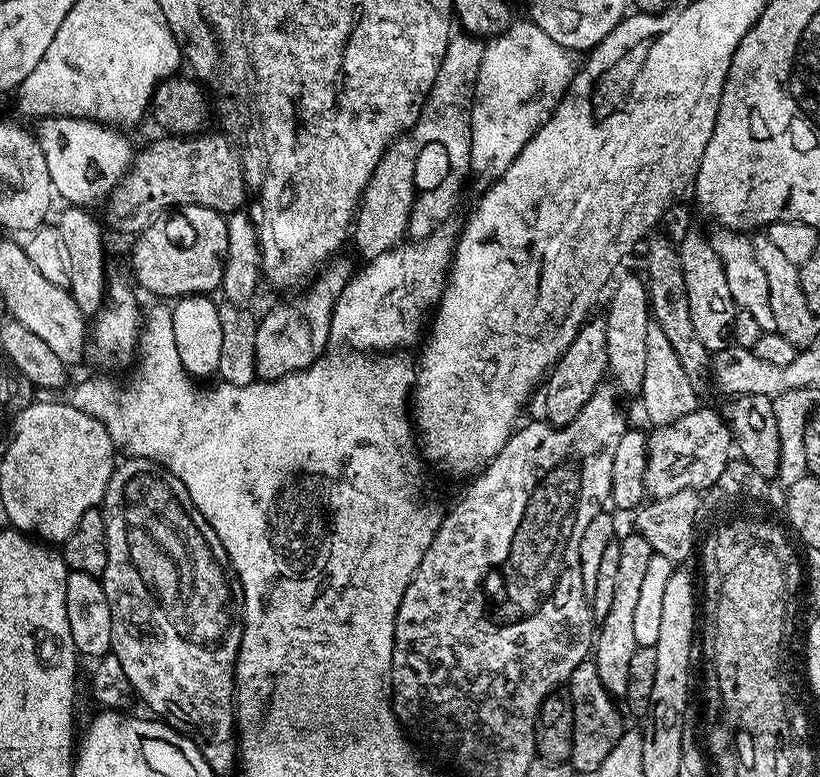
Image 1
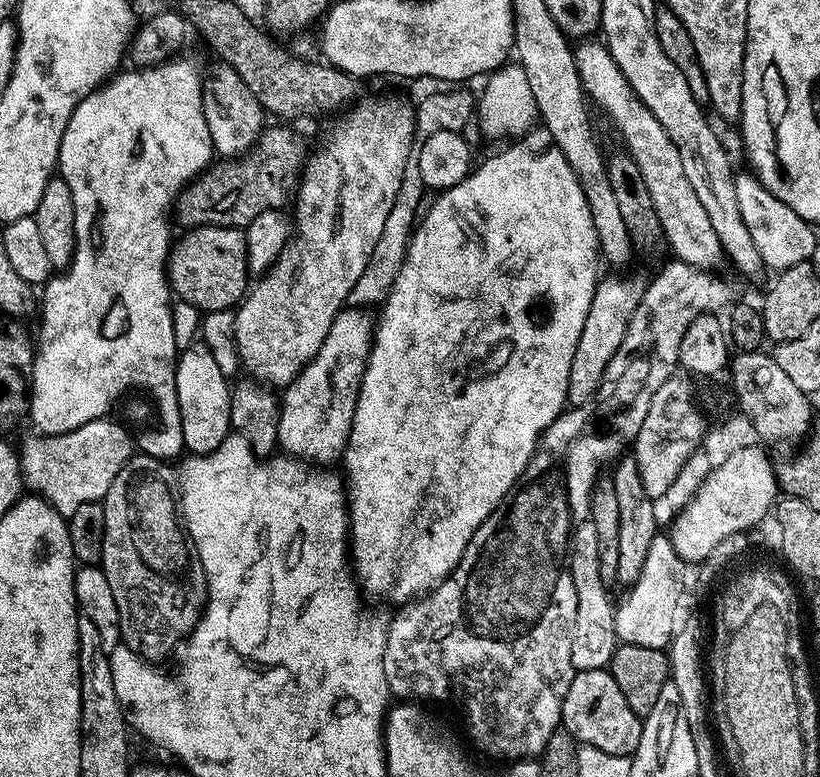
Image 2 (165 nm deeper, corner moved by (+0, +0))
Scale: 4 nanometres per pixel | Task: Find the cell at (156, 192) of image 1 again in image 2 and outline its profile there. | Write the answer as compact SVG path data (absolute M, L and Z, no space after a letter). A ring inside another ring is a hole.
M269 125L263 129L252 148L245 154L237 158L226 158L209 165L191 184L186 185L180 191L180 195L174 201L174 216L175 219L177 216L184 223L185 229L194 228L201 224L213 224L214 226L243 230L250 222L254 222L254 218L258 218L258 214L271 208L283 209L285 207L283 204L287 200L289 203L294 192L293 187L299 181L299 175L303 169L306 151L304 152L304 144L298 135L286 128L287 125L278 125L282 126L271 127Z

